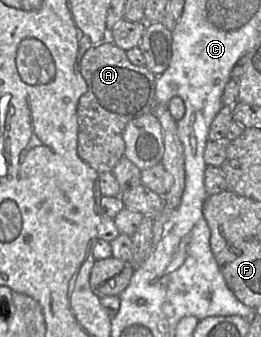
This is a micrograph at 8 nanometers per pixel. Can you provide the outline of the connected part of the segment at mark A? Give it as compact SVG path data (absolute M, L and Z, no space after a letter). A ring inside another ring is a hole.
M111 40L89 48L80 61L80 72L87 84L87 92L77 106L77 152L79 157L100 173L111 172L124 157L123 132L127 124L156 106L157 75L145 66L132 64L126 51Z

